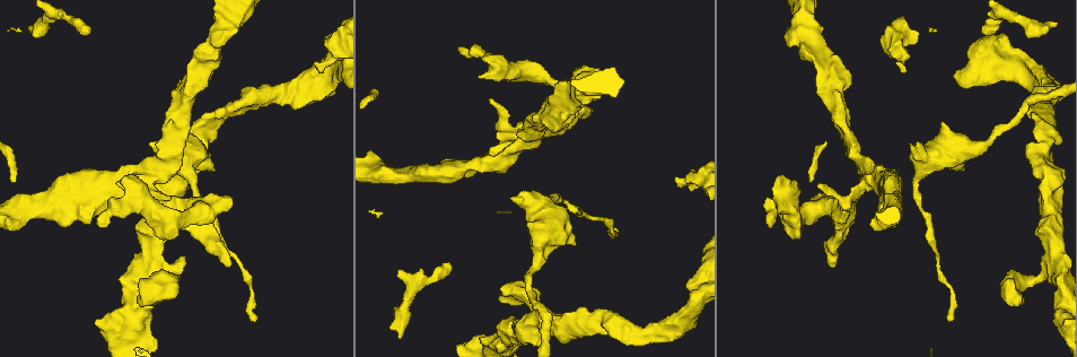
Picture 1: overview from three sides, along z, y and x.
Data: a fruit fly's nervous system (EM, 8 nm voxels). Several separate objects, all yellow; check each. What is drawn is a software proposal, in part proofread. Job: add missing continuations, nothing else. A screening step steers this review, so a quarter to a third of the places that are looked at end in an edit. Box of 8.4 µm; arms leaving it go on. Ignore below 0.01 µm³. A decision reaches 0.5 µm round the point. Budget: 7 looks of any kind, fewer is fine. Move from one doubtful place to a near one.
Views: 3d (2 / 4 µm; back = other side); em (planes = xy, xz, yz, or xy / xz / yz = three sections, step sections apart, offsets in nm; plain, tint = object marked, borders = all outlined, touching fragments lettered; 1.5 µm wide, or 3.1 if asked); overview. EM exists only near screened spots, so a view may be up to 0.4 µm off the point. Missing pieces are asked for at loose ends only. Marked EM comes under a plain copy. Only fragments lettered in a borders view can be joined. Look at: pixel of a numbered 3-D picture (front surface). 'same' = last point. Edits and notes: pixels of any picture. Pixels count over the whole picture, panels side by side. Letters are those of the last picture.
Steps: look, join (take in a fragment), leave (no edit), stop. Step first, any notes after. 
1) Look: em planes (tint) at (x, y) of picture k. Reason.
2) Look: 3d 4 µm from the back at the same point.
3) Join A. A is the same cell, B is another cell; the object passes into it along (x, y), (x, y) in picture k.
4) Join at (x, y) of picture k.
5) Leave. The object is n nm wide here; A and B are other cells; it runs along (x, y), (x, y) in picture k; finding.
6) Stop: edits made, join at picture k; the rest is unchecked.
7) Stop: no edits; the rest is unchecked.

Look: em xy step 4 (tint) at (449, 262) of picture 1. Free end.

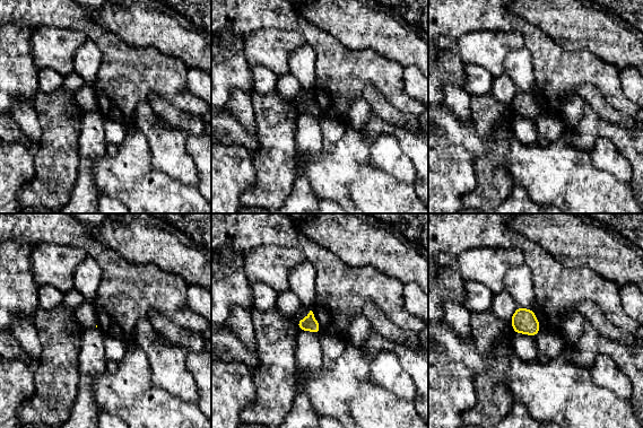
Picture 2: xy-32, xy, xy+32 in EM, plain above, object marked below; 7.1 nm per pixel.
Look: em planes (borders) at the same point.

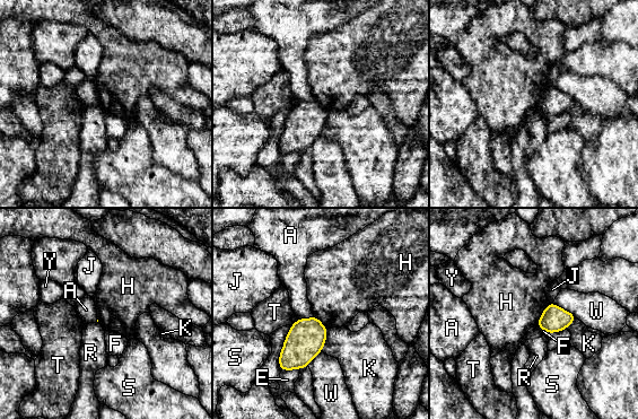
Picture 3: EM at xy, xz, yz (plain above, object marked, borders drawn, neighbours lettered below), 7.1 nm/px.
Leave. A, E, F, H, J, K, R, S, T, W and Y are other cells; a border runs along (550, 303), (544, 308), (536, 325) in picture 3; no lettered fragment goes on from it.

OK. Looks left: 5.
Look: em planes (borders) at (770, 228) of picture 1. Free end.

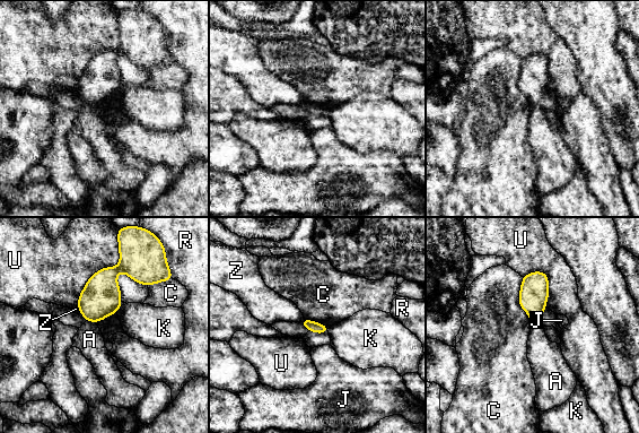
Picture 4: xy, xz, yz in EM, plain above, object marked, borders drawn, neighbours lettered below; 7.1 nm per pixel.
Leave. A, C, J, K, R, U and Z are other cells; a border runs along (86, 320), (95, 323) in picture 4; no lettered fragment goes on from it.

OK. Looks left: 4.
Look: em planes (borders) at (498, 300) of picture 1. Branch stops here.

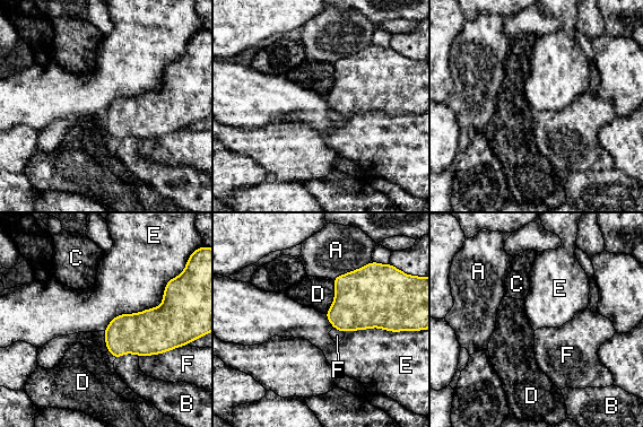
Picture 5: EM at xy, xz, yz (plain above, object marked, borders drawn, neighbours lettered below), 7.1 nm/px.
Leave. A, B, C, D, E and F are other cells; a border runs along (166, 281), (158, 306), (103, 330) in picture 5; no lettered fragment goes on from it.

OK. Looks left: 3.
Stop: no edits; the rest is unchecked.

